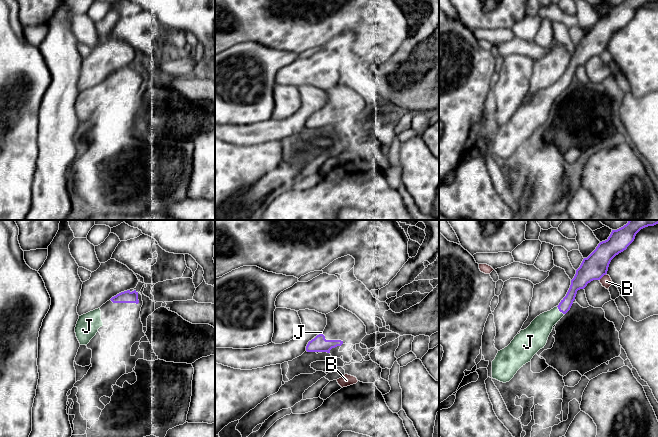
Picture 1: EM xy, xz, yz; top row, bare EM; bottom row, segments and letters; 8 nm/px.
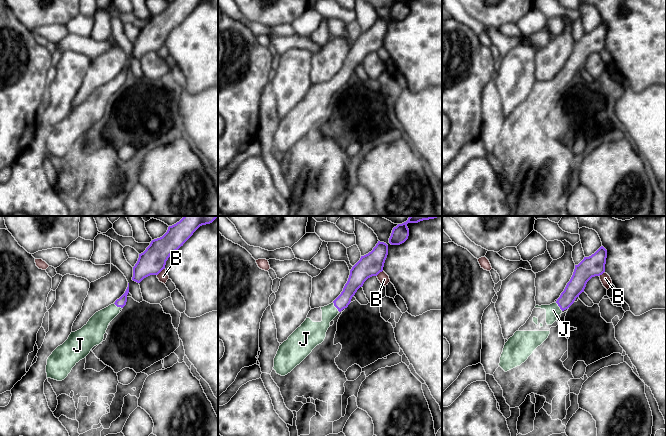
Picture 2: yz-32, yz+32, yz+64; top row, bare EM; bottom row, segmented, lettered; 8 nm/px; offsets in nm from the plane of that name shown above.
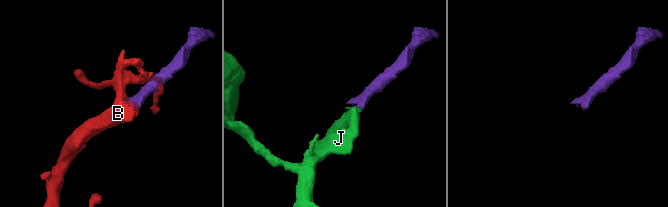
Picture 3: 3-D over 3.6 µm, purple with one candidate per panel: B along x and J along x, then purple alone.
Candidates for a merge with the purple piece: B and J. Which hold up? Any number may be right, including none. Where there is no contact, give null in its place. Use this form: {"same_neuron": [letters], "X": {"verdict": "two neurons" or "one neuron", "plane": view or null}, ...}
{"same_neuron": ["J"], "B": {"verdict": "two neurons", "plane": "yz"}, "J": {"verdict": "one neuron", "plane": "yz"}}

